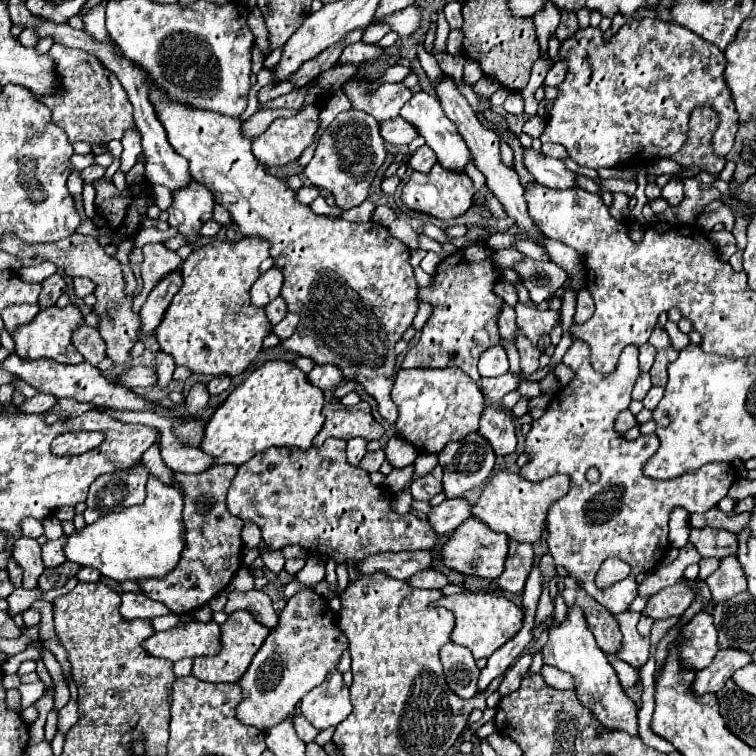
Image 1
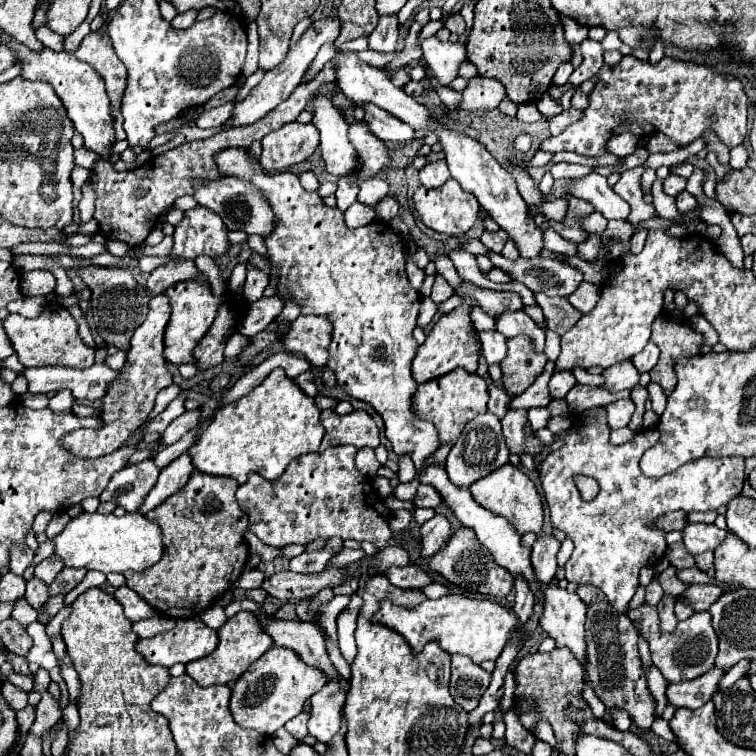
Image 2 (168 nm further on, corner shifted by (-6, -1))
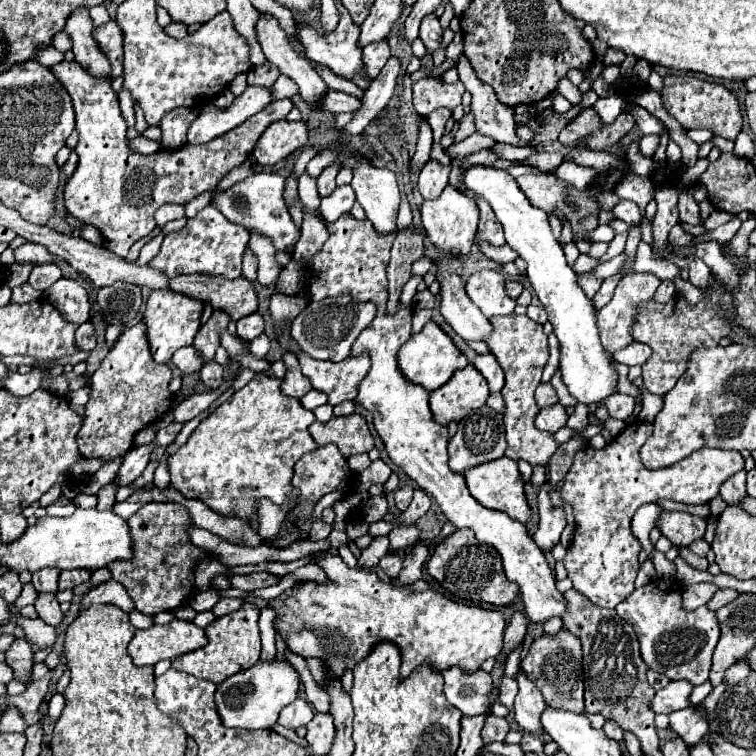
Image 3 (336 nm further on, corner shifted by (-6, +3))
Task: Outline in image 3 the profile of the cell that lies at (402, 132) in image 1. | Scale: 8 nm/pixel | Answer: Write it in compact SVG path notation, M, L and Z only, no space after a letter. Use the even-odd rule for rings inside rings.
M326 90L326 98L322 98L322 112L356 112L360 108L360 100L354 96L348 96L344 92L334 92Z

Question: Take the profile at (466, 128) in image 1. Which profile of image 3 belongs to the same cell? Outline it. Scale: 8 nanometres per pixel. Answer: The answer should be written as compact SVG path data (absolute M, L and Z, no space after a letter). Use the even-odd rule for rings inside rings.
M434 12L426 14L426 18L422 18L422 24L420 24L420 38L422 38L424 46L430 50L438 48L440 36L442 36L442 26L438 22L438 16Z

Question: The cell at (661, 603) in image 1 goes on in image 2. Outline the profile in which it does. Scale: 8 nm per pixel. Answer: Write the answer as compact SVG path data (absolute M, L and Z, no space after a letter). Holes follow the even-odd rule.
M688 584L684 594L680 594L678 598L686 600L692 610L696 612L702 612L702 610L708 610L712 602L716 602L716 598L722 594L722 590L714 584Z

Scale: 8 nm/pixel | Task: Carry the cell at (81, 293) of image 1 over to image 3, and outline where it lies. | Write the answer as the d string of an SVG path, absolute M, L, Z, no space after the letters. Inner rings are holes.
M60 278L46 290L46 298L54 308L60 310L70 322L74 324L84 324L88 320L90 312L90 302L88 302L88 292L76 282L76 280L66 280Z

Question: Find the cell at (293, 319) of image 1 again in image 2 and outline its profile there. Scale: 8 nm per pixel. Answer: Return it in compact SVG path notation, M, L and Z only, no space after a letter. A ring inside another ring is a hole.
M298 316L282 344L288 352L300 352L310 360L312 366L324 366L328 360L328 344L330 344L330 328L324 316Z

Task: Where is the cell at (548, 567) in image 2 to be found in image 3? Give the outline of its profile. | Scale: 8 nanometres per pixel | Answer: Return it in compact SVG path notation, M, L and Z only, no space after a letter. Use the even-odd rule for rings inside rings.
M546 482L538 494L538 512L540 512L540 522L538 522L538 530L532 536L534 542L542 548L542 550L552 550L554 544L558 544L560 534L566 526L566 514L562 508L554 508L550 502L550 484Z

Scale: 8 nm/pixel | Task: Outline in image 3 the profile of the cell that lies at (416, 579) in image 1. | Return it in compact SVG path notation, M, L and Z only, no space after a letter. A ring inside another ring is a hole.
M386 554L380 562L378 562L378 568L382 568L392 580L400 574L402 570L402 558L398 554Z

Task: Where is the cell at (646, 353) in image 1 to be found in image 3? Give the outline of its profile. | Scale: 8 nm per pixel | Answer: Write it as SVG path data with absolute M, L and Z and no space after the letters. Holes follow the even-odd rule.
M634 340L634 342L630 342L630 346L618 350L618 354L614 354L614 360L618 364L626 364L626 366L642 366L650 358L650 354L652 354L650 346Z

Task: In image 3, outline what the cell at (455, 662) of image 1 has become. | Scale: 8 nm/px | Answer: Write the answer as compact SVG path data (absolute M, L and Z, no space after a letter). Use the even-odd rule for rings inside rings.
M450 668L444 672L444 696L462 716L486 714L492 688L492 676L484 670L462 674L458 668Z

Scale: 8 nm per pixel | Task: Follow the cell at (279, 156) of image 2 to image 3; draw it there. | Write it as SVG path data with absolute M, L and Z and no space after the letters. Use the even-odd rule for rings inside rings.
M280 120L270 124L266 132L262 132L262 138L256 142L252 150L252 158L262 166L276 164L288 158L298 148L306 146L306 140L308 140L308 128L302 120L300 122Z

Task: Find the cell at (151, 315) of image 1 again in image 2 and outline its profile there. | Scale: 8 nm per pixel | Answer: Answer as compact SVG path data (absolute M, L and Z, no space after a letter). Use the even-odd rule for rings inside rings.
M166 294L152 296L150 300L150 312L146 320L136 328L132 340L130 340L130 350L128 350L128 364L122 368L122 374L110 384L108 394L104 396L104 406L102 406L102 420L104 426L98 430L74 430L62 436L62 448L68 450L74 456L80 458L98 458L106 456L114 450L118 450L128 436L140 428L146 420L148 414L154 408L156 394L172 384L172 376L166 370L166 360L164 360L164 328L166 320L170 320L170 302Z

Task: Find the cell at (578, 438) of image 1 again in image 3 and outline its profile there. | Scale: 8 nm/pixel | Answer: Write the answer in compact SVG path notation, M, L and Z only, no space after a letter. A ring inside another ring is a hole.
M652 424L628 426L618 434L618 438L614 438L612 444L608 444L602 450L594 450L590 446L582 448L576 454L570 472L566 474L564 484L560 486L562 500L572 504L574 520L576 520L576 532L574 532L568 552L564 556L564 566L568 570L568 578L574 582L574 588L600 608L616 608L634 590L634 580L636 580L636 574L640 568L638 552L642 550L642 546L630 530L630 518L642 504L656 502L662 498L684 502L684 504L708 504L714 496L718 496L722 482L744 468L744 458L740 456L740 452L702 448L702 450L690 454L688 458L680 460L674 466L666 466L662 470L648 470L640 462L640 448L646 442L646 438L650 436L650 430L652 430Z

